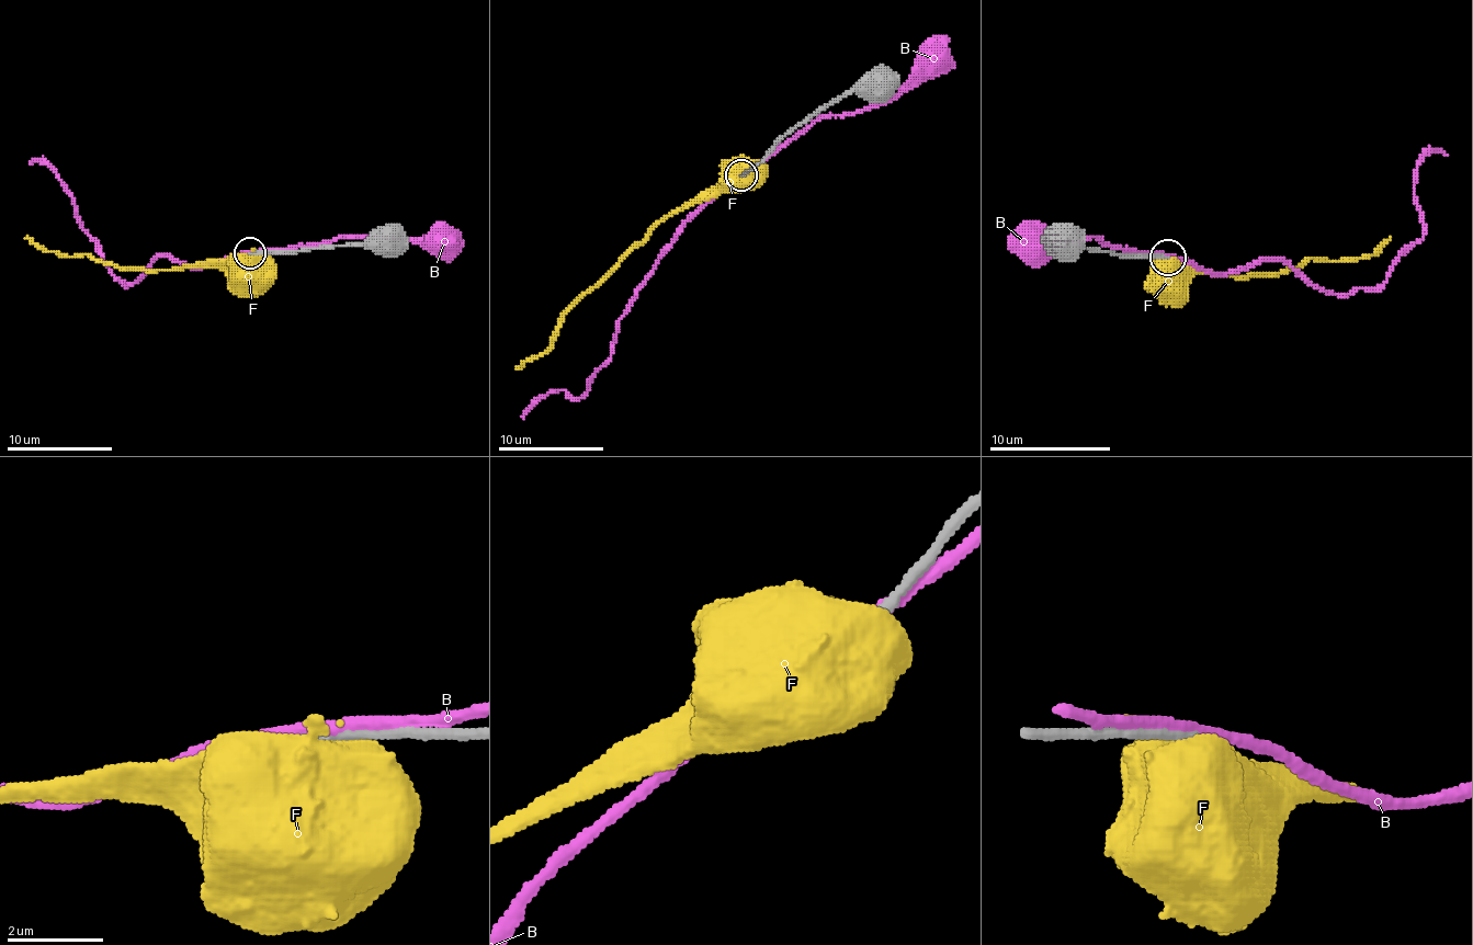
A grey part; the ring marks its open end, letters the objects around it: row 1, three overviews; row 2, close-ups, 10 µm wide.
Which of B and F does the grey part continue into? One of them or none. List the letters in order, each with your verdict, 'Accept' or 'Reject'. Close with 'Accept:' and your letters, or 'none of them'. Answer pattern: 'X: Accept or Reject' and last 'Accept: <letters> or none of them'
B: Reject
F: Reject
Accept: none of them

